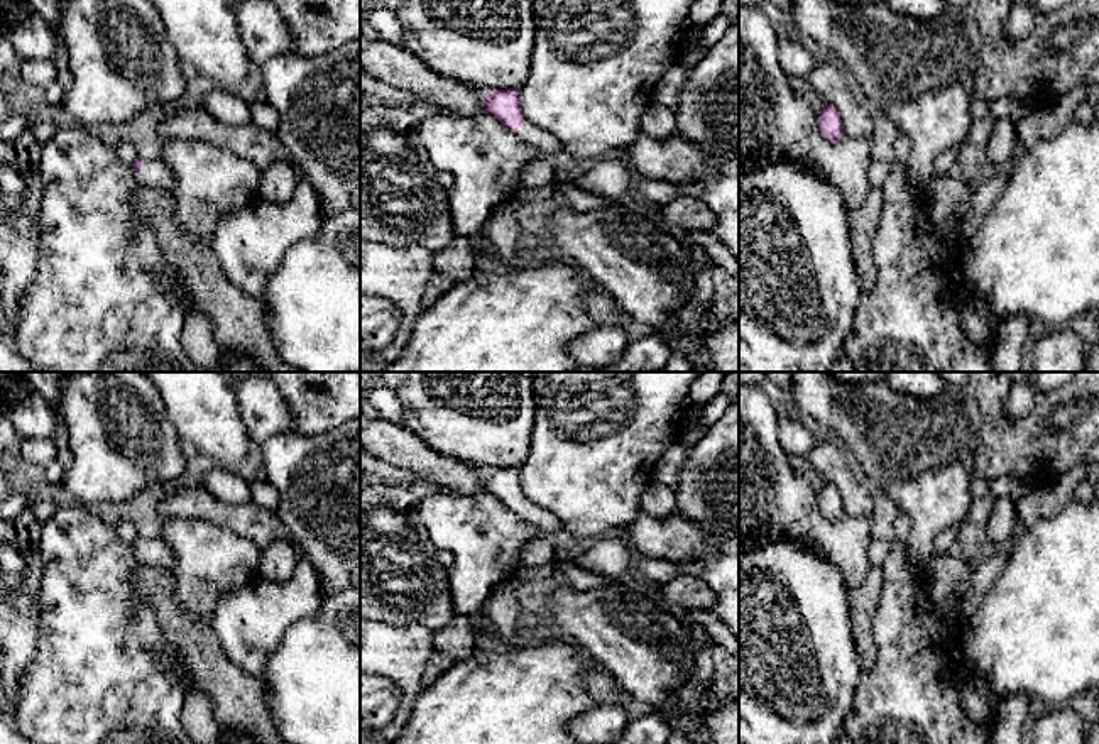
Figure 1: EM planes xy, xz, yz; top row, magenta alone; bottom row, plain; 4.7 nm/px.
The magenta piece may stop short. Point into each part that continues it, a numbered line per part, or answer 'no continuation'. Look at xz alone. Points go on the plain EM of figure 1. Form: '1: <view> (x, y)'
1: xz (531, 513)

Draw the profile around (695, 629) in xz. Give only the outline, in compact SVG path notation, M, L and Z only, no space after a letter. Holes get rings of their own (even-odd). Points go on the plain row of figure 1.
M700 624L690 626L690 661L685 665L685 670L695 668L695 654L700 651L703 643L712 643L712 637L707 634L705 627Z

